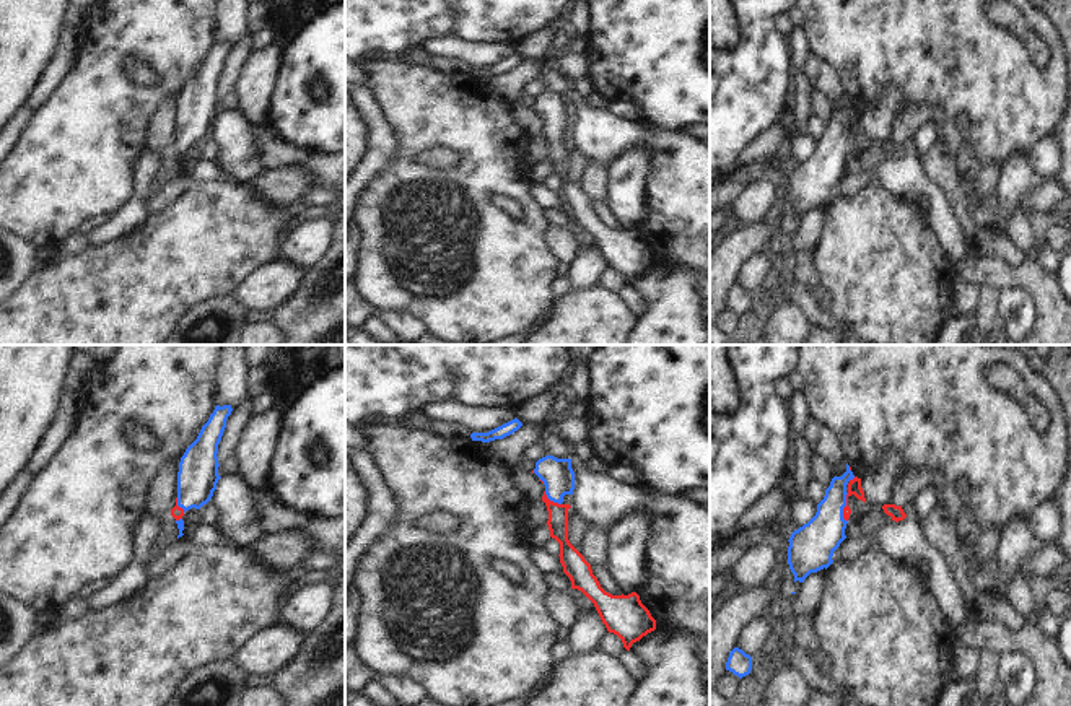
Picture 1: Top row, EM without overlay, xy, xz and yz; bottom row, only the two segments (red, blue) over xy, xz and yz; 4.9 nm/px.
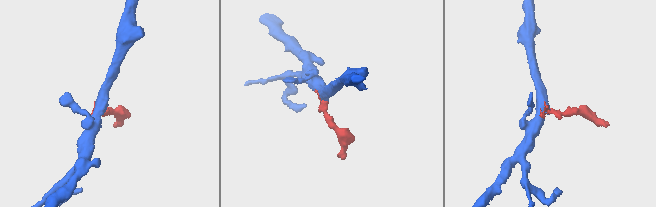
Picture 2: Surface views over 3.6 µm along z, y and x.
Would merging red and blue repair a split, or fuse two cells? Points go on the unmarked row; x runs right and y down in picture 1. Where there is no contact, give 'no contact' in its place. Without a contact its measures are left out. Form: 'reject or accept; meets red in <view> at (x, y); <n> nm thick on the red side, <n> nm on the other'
accept; meets red in yz at (843, 143); 70 nm thick on the red side, 220 nm on the other

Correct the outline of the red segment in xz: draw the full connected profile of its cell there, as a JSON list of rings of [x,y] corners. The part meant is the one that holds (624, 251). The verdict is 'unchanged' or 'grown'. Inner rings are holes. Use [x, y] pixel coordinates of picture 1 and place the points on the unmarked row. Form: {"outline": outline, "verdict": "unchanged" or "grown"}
{"outline": [[[545,91],[536,98],[532,106],[545,120],[542,137],[549,146],[550,172],[560,179],[560,198],[563,208],[571,216],[571,224],[581,226],[596,242],[602,259],[609,268],[617,270],[623,283],[630,286],[632,280],[656,265],[656,255],[641,239],[640,231],[612,231],[605,228],[597,213],[592,210],[591,200],[568,176],[568,145],[563,138],[565,130],[573,130],[575,107],[571,94],[557,94]]], "verdict": "grown"}

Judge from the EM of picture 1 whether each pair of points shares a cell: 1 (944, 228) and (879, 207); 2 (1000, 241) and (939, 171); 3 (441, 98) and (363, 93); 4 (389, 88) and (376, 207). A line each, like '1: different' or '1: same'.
1: different
2: same
3: different
4: same

